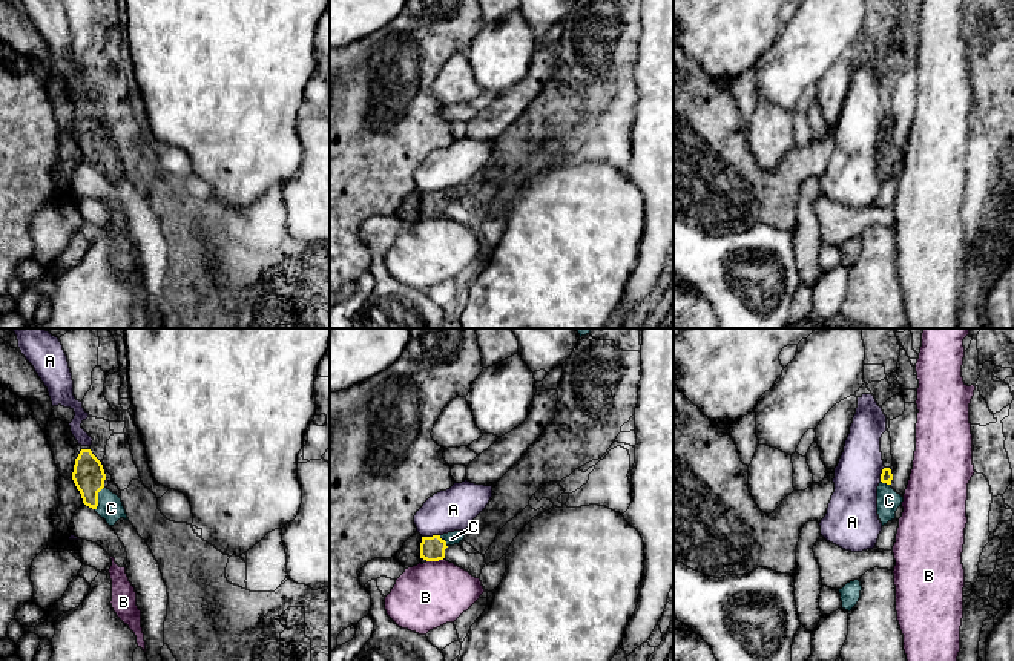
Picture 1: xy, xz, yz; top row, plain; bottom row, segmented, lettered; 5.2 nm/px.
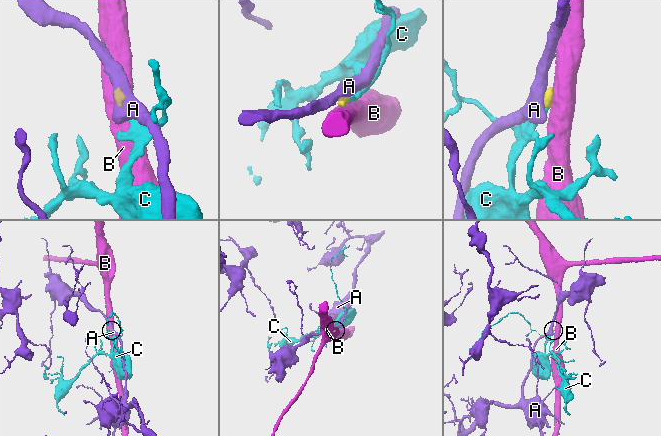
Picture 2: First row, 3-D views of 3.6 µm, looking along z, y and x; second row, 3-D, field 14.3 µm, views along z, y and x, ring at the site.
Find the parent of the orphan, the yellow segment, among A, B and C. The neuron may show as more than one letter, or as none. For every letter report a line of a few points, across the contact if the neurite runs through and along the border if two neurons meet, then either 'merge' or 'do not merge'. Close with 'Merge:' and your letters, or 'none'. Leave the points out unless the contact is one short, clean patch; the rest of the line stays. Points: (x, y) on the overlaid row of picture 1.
A: line xz (439, 534), (422, 537); do not merge
B: line xz (444, 557), (427, 562); do not merge
C: line xy (88, 476), (97, 499), (111, 508); merge
Merge: C

